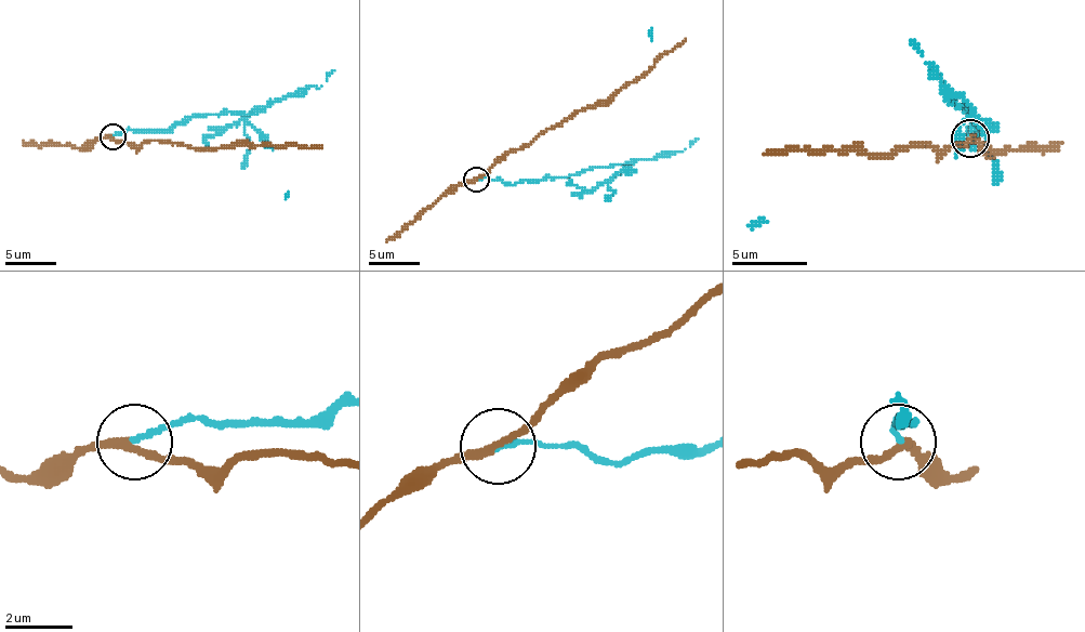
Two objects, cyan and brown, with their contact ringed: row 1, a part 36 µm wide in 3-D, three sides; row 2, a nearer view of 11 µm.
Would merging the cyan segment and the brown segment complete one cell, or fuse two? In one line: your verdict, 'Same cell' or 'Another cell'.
Another cell

